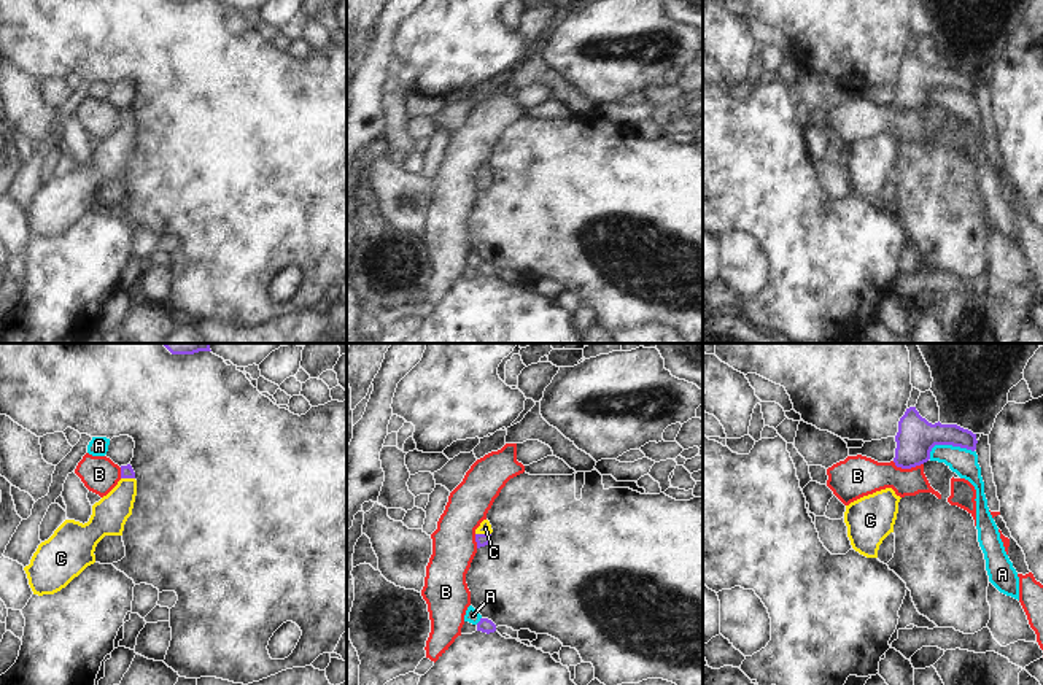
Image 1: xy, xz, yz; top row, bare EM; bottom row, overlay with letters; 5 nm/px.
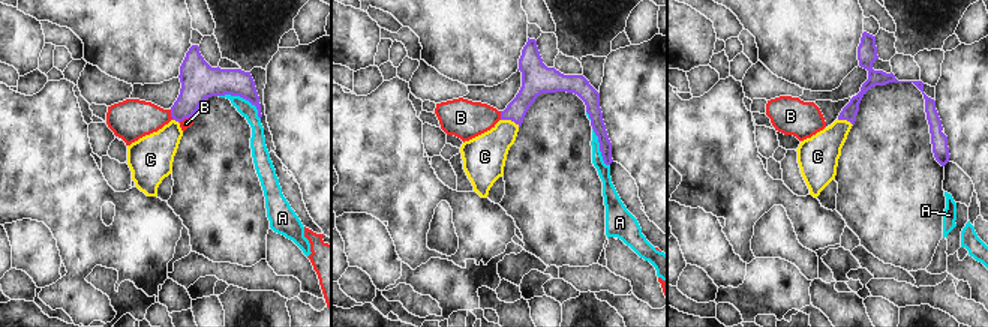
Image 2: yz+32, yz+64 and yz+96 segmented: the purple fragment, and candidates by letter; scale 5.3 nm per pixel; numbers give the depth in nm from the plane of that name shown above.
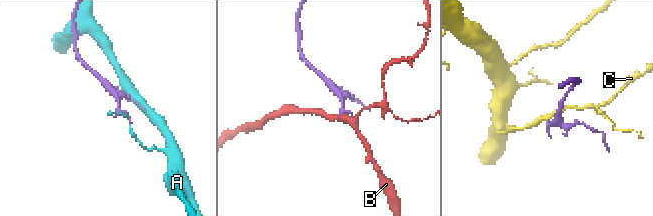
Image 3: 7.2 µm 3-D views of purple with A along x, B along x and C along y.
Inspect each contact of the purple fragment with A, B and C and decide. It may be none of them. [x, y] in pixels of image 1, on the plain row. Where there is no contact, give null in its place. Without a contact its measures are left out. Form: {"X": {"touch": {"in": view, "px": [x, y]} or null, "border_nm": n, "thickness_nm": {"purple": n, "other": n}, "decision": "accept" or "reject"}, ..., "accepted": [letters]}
{"A": {"touch": {"in": "yz", "px": [948, 88]}, "border_nm": 240, "thickness_nm": {"purple": 200, "other": 140}, "decision": "reject"}, "B": {"touch": {"in": "yz", "px": [908, 112]}, "border_nm": 160, "thickness_nm": {"purple": 200, "other": 200}, "decision": "reject"}, "C": {"touch": {"in": "xz", "px": [484, 178]}, "border_nm": 80, "thickness_nm": {"purple": 60, "other": 60}, "decision": "accept"}, "accepted": ["C"]}

